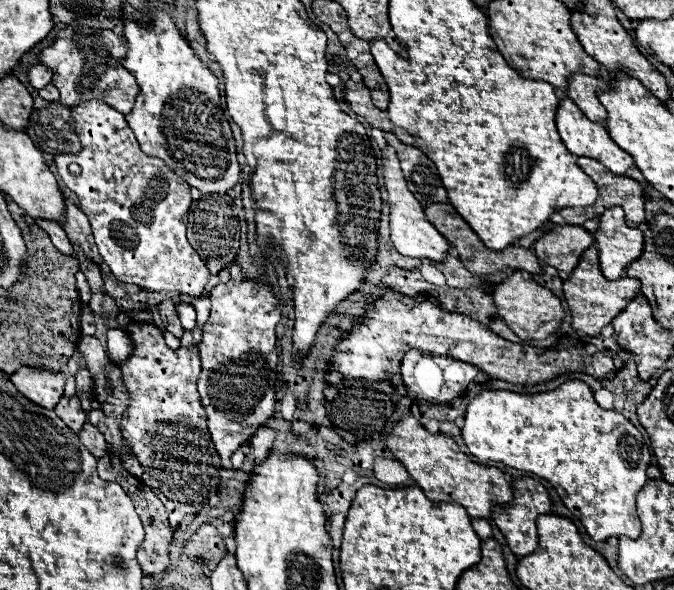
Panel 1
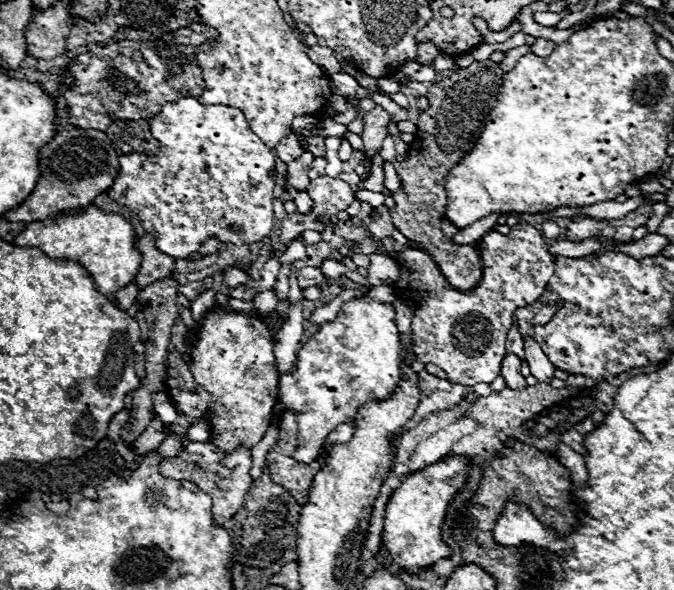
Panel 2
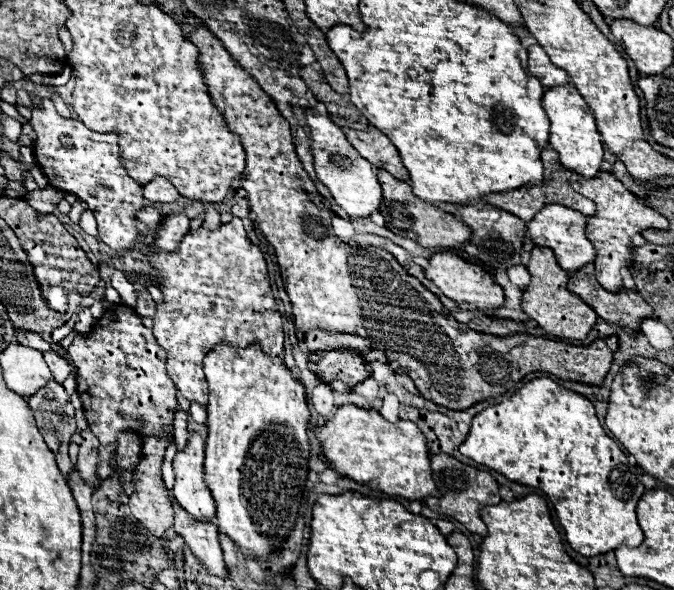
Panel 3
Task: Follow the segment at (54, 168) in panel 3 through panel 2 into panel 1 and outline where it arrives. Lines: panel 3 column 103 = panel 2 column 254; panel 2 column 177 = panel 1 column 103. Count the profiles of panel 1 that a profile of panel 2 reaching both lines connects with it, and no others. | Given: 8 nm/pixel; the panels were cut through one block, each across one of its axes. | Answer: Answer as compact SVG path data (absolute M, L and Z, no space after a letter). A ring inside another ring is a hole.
M88 100L80 106L72 108L76 132L82 142L82 150L78 154L68 156L56 156L58 174L64 180L64 184L78 194L80 208L88 216L94 232L96 246L104 258L104 262L110 266L116 280L126 284L136 284L144 290L152 292L178 292L178 294L190 294L198 296L206 282L208 282L208 268L202 262L202 258L196 254L196 250L186 240L186 222L188 222L188 210L190 210L190 186L176 176L160 158L146 156L140 150L140 144L130 130L124 114L116 112L102 100ZM76 162L82 168L80 176L72 176L68 172L68 164Z

